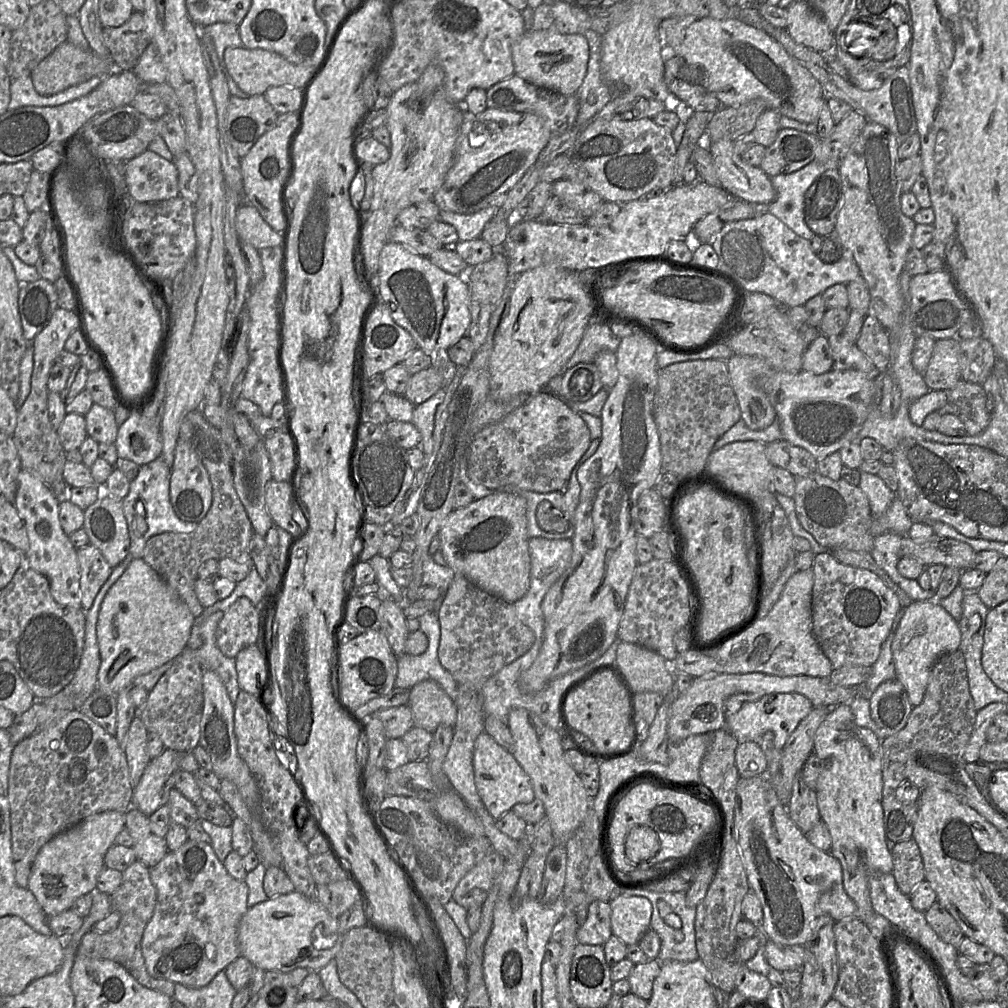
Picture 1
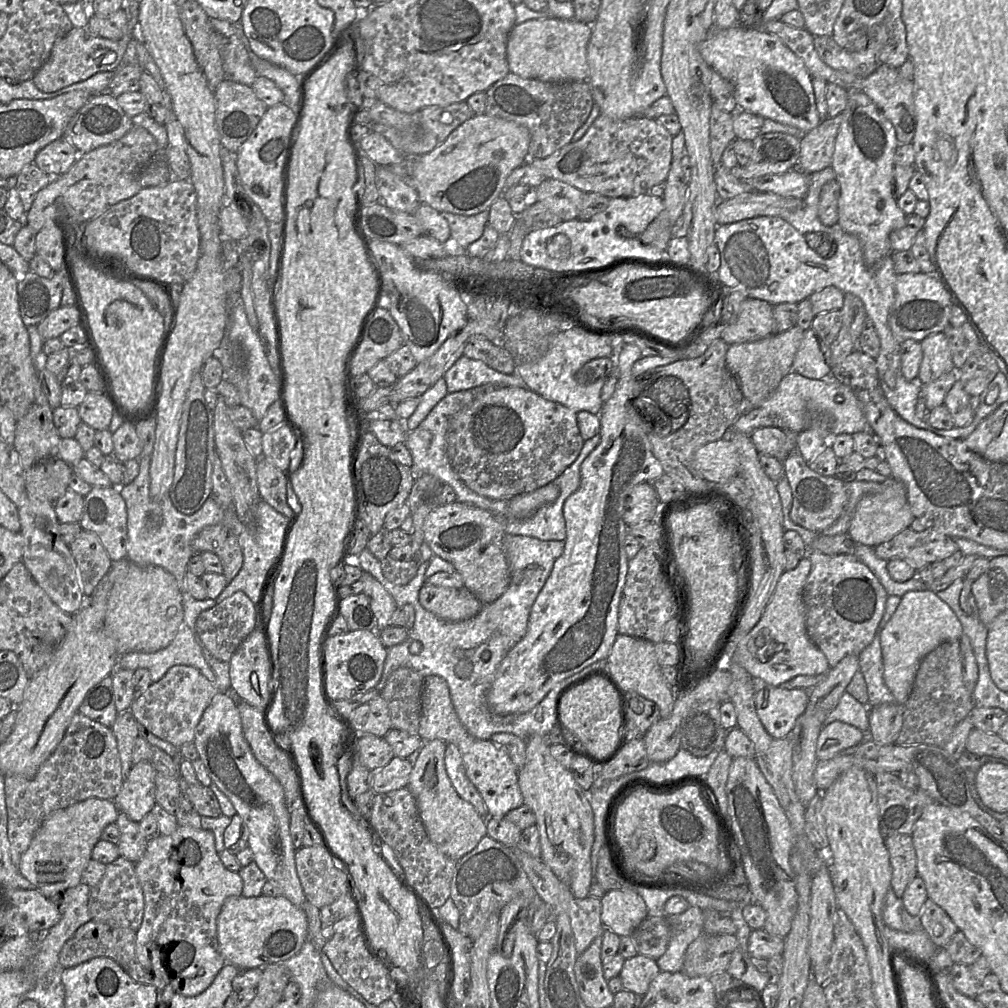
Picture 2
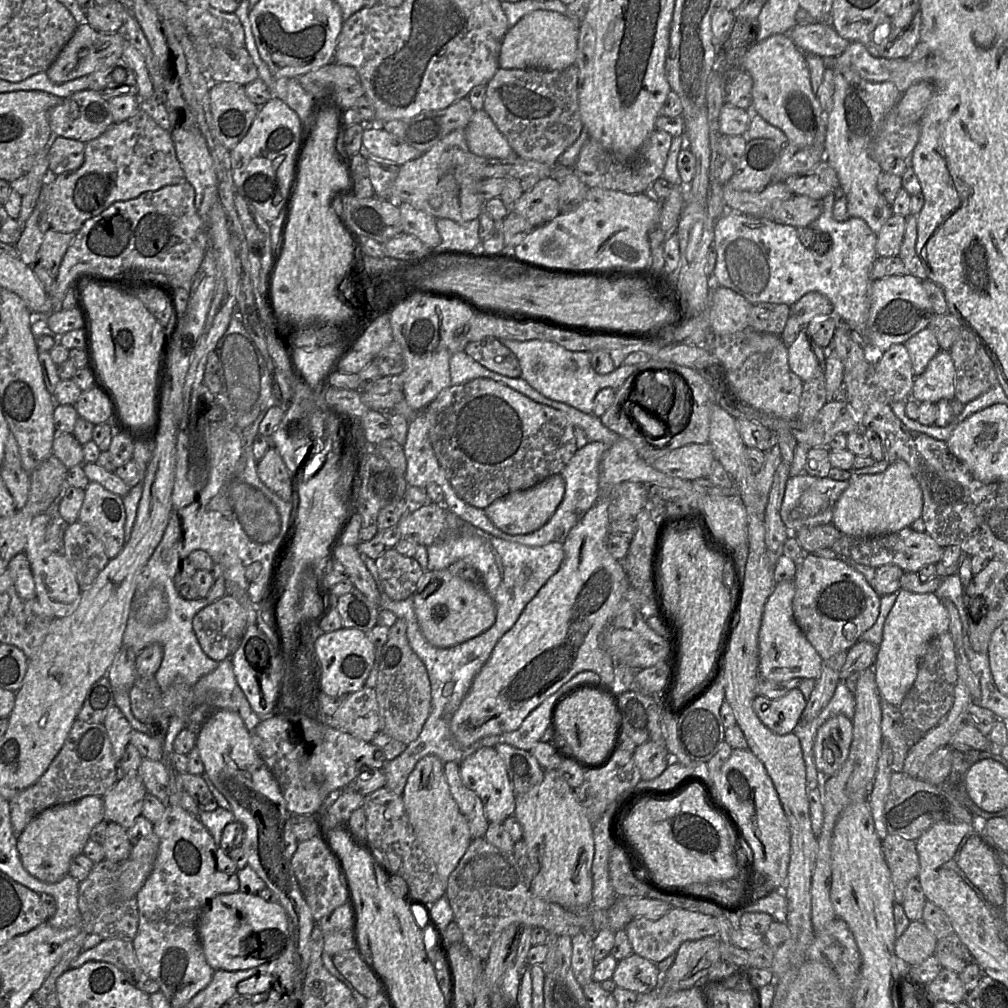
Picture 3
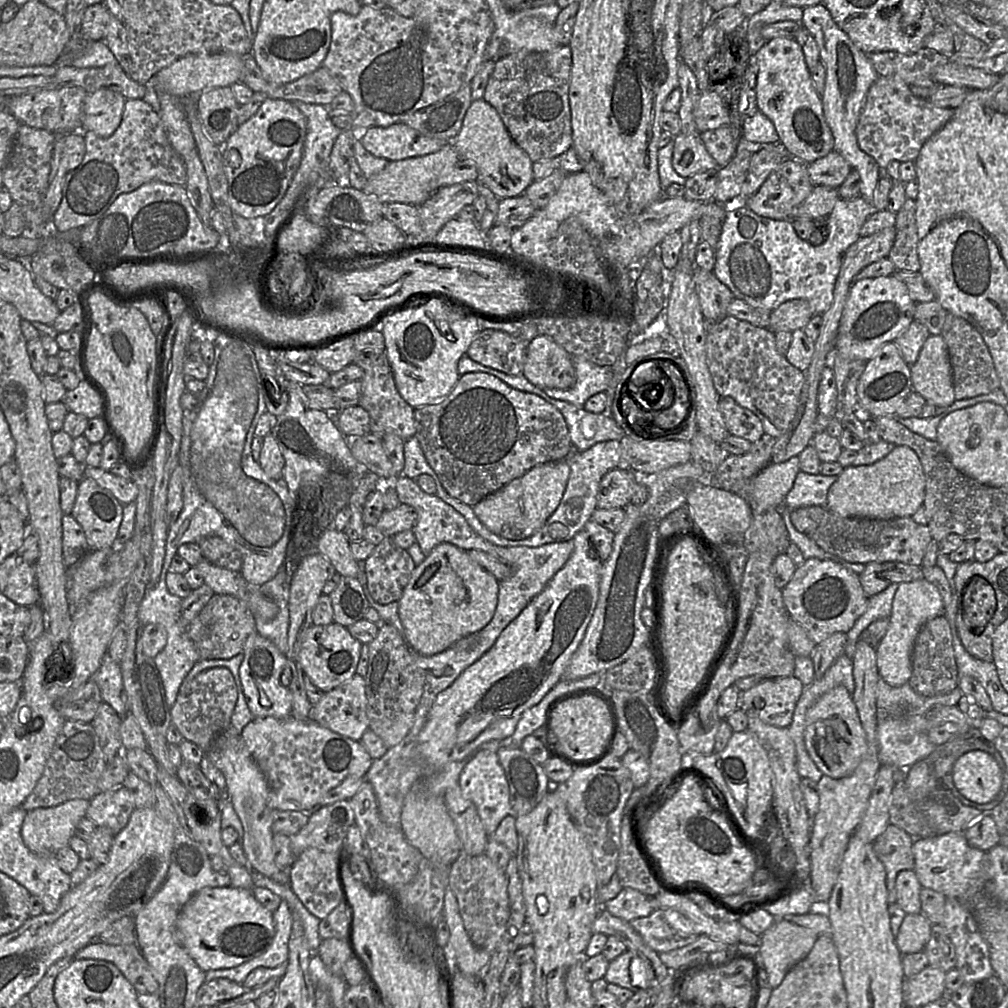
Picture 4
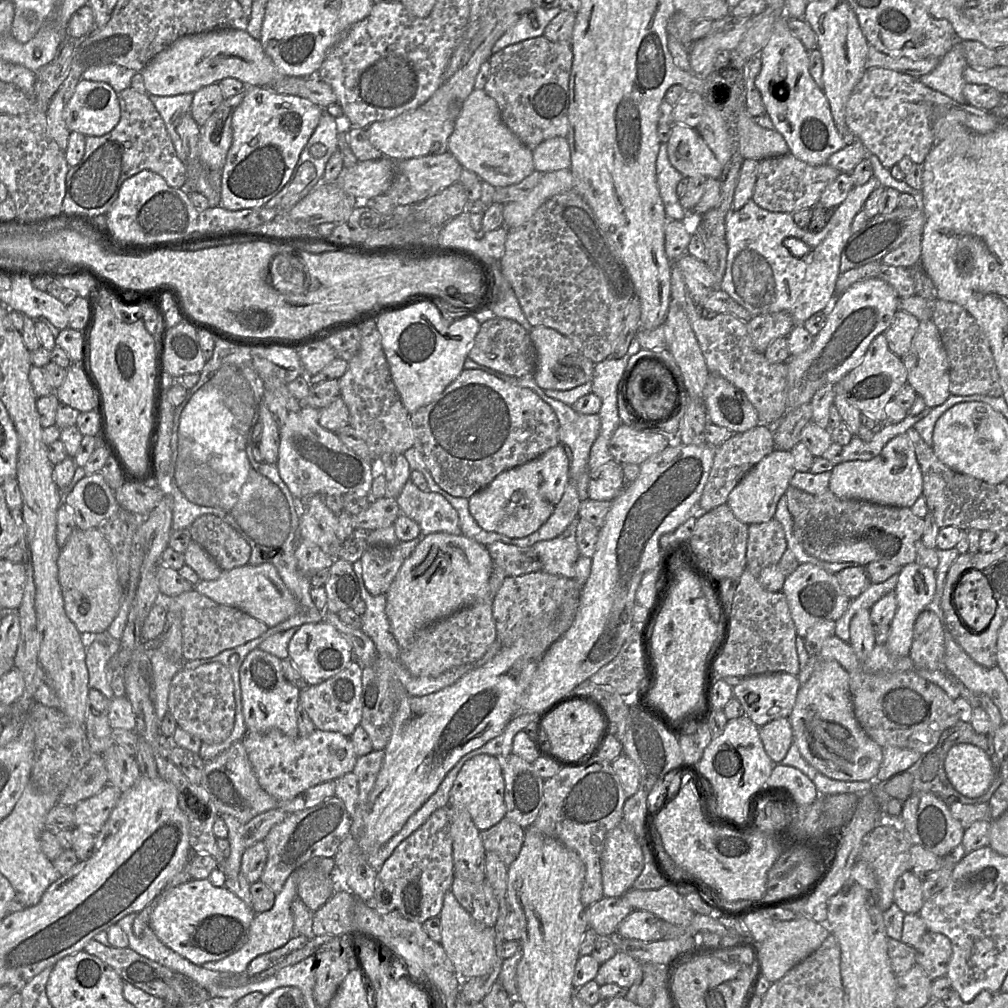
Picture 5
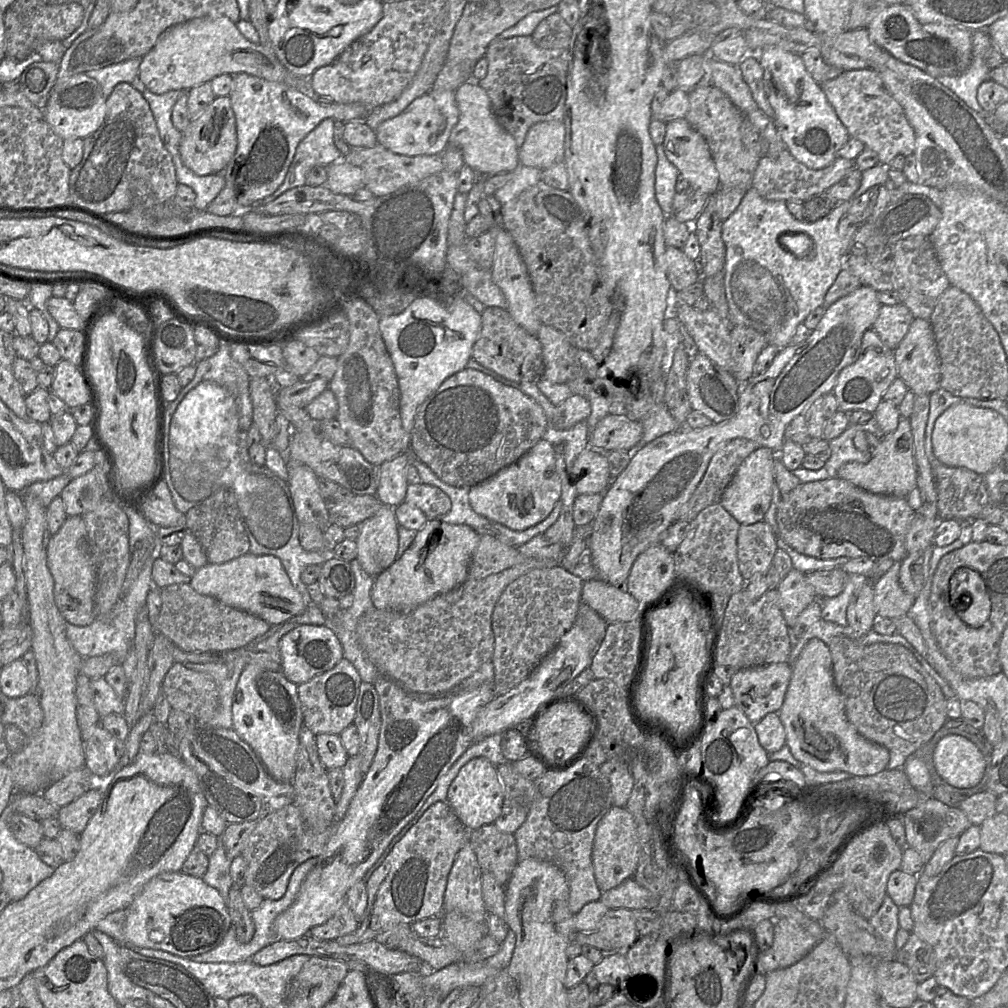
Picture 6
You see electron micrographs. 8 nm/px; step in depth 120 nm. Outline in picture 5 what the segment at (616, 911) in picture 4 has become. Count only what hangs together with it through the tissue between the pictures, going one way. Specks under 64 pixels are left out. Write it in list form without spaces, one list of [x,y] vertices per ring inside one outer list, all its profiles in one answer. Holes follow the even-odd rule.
[[[604,897],[587,907],[586,919],[589,928],[598,936],[609,936],[616,932],[620,922],[632,911],[633,909],[622,897]]]

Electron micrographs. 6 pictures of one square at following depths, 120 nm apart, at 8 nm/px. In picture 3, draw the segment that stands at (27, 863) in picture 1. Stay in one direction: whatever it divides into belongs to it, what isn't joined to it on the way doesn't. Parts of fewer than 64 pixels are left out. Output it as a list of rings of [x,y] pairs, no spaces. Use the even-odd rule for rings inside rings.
[[[76,718],[60,751],[36,783],[20,791],[9,802],[13,833],[18,837],[40,812],[55,805],[74,802],[85,796],[102,797],[117,781],[117,763],[103,723]]]

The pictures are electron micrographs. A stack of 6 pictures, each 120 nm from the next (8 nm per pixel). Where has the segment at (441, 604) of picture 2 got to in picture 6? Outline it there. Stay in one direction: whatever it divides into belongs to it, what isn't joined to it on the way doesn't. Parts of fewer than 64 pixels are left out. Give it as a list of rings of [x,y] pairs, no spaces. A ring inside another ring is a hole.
[[[428,520],[404,554],[375,577],[371,590],[373,606],[409,613],[435,596],[455,589],[466,580],[479,541],[480,535],[467,525]]]

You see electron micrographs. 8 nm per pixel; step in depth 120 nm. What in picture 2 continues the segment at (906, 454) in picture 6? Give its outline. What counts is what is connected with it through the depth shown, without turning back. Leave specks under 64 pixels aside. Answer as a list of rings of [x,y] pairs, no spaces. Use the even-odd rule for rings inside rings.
[[[893,477],[887,478],[887,483],[884,491],[867,494],[857,503],[848,528],[848,535],[856,544],[875,547],[887,542],[908,528],[915,519],[907,500],[905,485]]]

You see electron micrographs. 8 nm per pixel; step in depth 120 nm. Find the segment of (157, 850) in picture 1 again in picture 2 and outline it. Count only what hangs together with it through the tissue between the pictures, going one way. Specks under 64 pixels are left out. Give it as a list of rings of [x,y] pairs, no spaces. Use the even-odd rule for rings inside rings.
[[[123,812],[118,814],[115,824],[120,831],[120,839],[116,844],[119,855],[135,864],[144,855],[149,838],[144,837],[138,823]]]

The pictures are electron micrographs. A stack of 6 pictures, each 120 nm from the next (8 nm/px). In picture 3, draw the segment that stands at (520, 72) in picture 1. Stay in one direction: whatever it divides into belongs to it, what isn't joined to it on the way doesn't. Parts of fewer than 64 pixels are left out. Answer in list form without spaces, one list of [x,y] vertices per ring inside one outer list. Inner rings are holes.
[[[531,11],[506,32],[500,49],[499,66],[505,69],[554,71],[576,65],[579,25],[565,14],[555,11]]]

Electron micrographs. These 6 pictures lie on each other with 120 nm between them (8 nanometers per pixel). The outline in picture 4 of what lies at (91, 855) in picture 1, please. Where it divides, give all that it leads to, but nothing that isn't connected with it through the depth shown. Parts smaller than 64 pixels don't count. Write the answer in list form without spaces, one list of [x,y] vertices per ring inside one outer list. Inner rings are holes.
[[[72,799],[54,807],[40,807],[27,812],[21,828],[23,842],[37,855],[55,856],[60,849],[69,846],[70,838],[75,835],[75,827],[86,817],[88,807],[88,800]]]

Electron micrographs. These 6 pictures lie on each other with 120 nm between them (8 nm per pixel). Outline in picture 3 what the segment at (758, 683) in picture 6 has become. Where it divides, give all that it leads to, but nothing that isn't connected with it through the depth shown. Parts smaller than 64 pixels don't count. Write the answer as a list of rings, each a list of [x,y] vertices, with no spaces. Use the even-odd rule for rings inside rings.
[[[793,688],[782,697],[770,699],[756,695],[752,707],[760,721],[777,735],[793,732],[805,708],[805,700],[799,688]]]

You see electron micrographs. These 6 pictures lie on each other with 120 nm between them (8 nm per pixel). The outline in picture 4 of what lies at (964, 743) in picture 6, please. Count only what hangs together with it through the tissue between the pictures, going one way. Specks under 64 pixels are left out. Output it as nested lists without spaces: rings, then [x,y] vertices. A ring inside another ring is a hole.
[[[972,750],[959,757],[952,776],[958,791],[977,804],[994,800],[1002,786],[1002,772],[996,760],[981,750]]]

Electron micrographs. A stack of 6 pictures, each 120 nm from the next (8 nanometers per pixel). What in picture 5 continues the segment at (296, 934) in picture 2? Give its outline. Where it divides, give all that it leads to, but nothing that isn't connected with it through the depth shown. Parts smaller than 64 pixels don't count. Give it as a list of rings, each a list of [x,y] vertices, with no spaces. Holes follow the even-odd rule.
[[[191,879],[176,887],[165,888],[151,908],[149,926],[168,948],[197,966],[224,959],[243,947],[255,913],[225,886],[214,886],[210,879]]]

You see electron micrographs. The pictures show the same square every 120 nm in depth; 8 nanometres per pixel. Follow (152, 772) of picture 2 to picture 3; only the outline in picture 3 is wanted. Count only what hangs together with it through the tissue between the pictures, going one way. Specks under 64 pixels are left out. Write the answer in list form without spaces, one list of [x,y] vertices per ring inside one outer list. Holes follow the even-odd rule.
[[[137,771],[121,776],[102,796],[104,820],[115,822],[123,828],[129,829],[134,825],[135,819],[141,815],[146,793]]]

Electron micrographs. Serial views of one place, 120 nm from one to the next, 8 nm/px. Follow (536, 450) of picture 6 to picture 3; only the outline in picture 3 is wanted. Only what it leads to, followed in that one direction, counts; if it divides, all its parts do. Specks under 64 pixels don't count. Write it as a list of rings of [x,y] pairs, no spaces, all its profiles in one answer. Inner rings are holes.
[[[554,474],[537,485],[522,491],[515,491],[494,501],[484,510],[490,521],[507,534],[528,534],[545,525],[560,505],[565,494],[565,480],[561,474]]]

